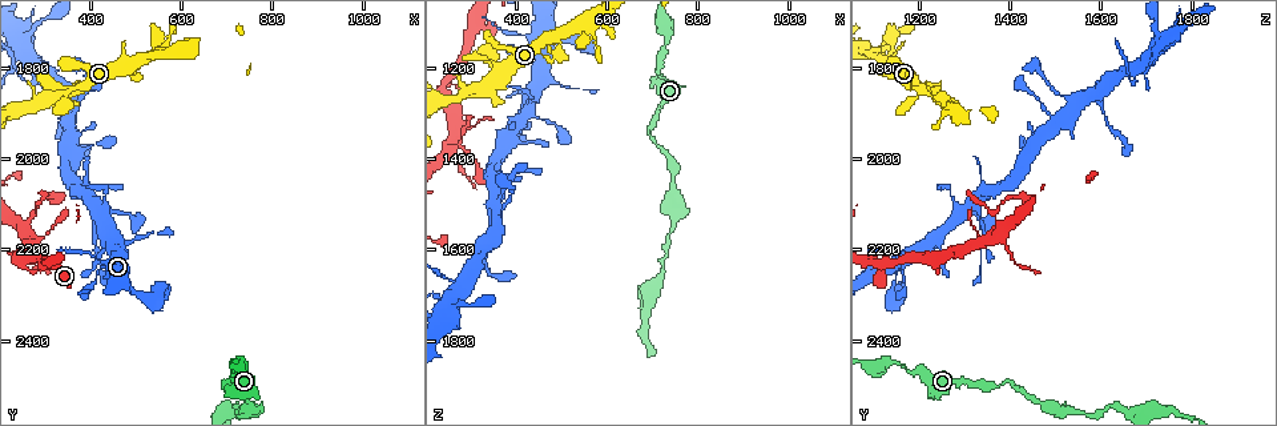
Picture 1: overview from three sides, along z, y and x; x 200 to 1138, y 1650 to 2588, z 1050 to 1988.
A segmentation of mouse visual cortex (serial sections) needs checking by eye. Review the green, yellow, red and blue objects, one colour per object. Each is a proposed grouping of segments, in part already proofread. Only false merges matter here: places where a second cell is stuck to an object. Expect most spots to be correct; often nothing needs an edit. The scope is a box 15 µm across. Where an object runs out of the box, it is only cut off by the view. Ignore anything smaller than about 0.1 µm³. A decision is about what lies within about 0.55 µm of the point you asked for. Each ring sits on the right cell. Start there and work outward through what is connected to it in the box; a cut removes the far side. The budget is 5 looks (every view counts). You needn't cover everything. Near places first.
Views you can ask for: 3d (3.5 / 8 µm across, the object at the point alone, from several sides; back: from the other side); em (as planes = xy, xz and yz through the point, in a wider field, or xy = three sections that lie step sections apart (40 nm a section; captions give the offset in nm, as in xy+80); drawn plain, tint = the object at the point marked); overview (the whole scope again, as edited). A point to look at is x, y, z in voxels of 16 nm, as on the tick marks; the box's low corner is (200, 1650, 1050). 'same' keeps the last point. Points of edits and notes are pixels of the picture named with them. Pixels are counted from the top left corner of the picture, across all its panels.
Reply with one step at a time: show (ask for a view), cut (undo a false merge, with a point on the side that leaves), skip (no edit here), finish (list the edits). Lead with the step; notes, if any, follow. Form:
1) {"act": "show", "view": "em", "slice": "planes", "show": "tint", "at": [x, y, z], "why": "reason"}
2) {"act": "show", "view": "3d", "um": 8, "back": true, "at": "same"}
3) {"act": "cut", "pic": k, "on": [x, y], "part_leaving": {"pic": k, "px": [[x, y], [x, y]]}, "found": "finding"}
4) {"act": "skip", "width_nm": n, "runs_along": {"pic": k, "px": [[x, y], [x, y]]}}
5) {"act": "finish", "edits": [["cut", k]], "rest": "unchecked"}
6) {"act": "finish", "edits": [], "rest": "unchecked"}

{"act": "show", "view": "3d", "um": 3.5, "at": [340, 1860, 1195], "why": "thick turns thin"}

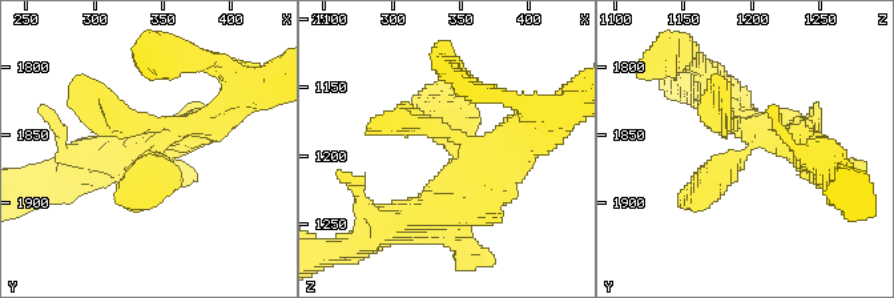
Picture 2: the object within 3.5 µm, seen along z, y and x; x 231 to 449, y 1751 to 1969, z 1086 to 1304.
{"act": "show", "view": "em", "slice": "xy", "step": 2, "show": "tint", "at": [346, 1862, 1194], "why": "now the EM"}

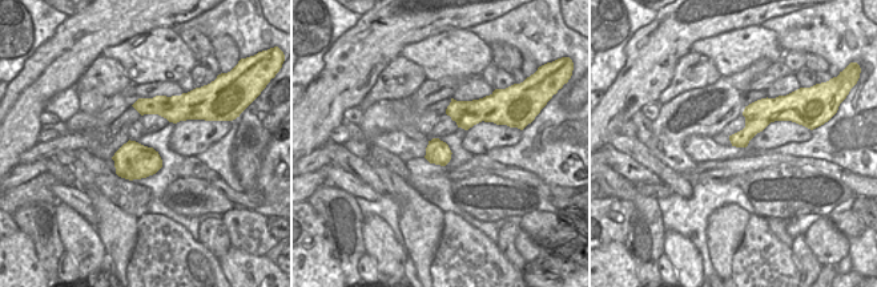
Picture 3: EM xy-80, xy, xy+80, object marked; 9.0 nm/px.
{"act": "skip", "runs_along": {"pic": 2, "px": [[225, 113], [176, 131], [128, 204]]}, "found": "all the same cell"}

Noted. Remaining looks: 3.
{"act": "show", "view": "3d", "um": 8, "back": true, "at": [705, 2550, 1690], "why": "sharp bend"}

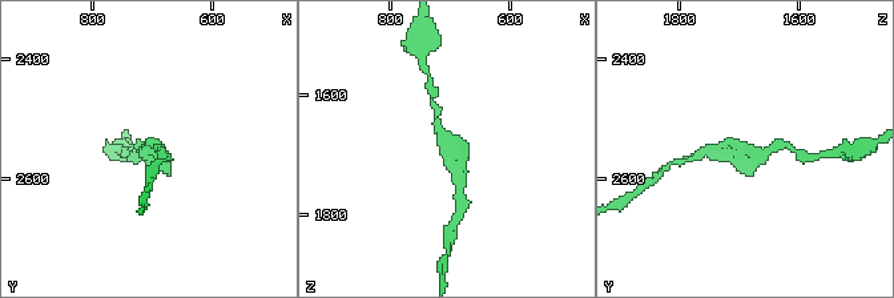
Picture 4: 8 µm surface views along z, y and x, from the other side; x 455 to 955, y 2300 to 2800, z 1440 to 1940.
{"act": "show", "view": "3d", "um": 3.5, "at": [710, 2545, 1690], "why": "closer look"}

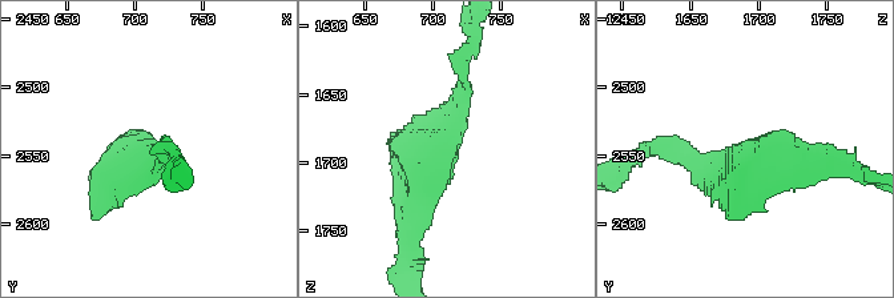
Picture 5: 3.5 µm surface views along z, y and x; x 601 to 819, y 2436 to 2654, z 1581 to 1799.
{"act": "show", "view": "em", "slice": "xy", "step": 2, "show": "tint", "at": [706, 2548, 1690], "why": "need the tissue"}

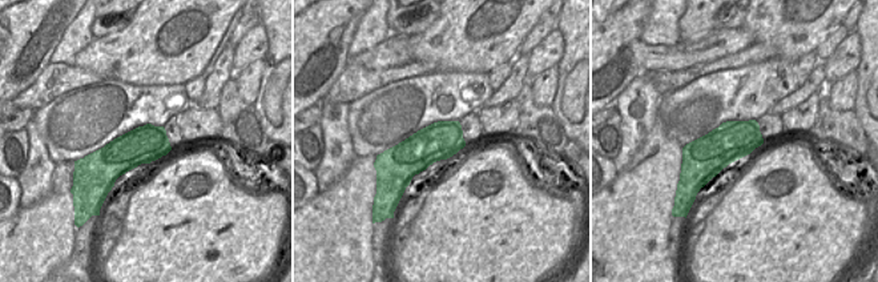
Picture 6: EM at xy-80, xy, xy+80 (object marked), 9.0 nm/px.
{"act": "skip", "runs_along": {"pic": 5, "px": [[460, 72], [407, 222]]}, "found": "one cell here"}

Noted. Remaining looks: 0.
{"act": "finish", "edits": [], "rest": "unchecked"}

